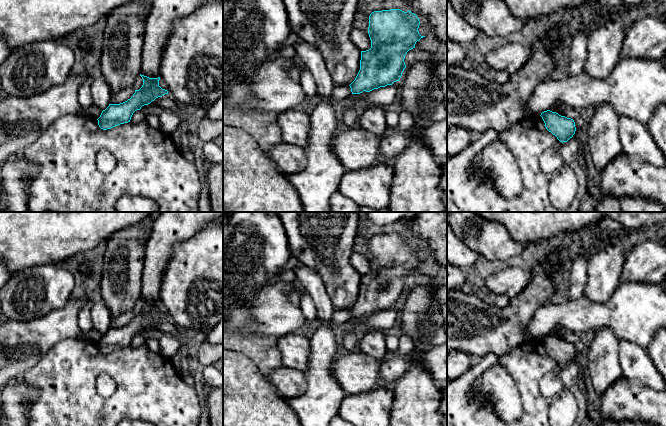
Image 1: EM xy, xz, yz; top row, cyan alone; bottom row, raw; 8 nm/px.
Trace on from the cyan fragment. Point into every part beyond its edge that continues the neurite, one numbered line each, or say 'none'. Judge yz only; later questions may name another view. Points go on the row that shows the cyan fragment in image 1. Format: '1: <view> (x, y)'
none

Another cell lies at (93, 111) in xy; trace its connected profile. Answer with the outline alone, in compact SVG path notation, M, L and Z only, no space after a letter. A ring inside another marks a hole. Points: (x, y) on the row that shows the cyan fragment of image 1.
M94 103L84 112L85 115L93 119L98 119L101 113L102 110L100 110Z

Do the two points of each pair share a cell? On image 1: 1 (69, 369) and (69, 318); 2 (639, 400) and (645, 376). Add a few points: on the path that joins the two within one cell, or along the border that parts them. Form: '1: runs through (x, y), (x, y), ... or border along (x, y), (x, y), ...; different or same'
1: border along (83, 336), (61, 339), (49, 350); different
2: border along (622, 375), (636, 378), (655, 390); different

